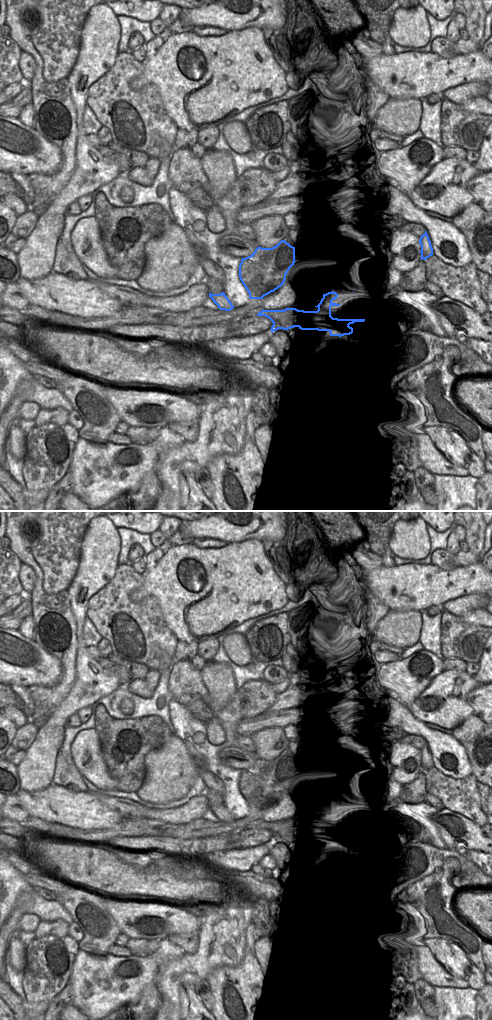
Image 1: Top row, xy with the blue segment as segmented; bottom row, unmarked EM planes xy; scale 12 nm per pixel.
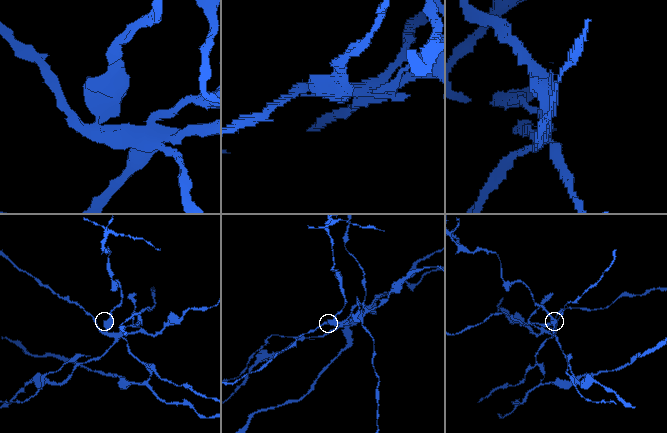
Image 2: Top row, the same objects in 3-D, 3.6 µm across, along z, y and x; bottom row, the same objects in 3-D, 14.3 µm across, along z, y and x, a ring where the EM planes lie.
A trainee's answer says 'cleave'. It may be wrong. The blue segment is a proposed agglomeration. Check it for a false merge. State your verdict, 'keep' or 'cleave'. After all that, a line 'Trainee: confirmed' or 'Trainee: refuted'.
cleave
Trainee: confirmed

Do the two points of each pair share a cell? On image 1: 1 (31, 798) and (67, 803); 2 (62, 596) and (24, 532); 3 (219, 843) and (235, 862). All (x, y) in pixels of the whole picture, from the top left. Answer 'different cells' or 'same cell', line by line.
1: same cell
2: same cell
3: different cells

